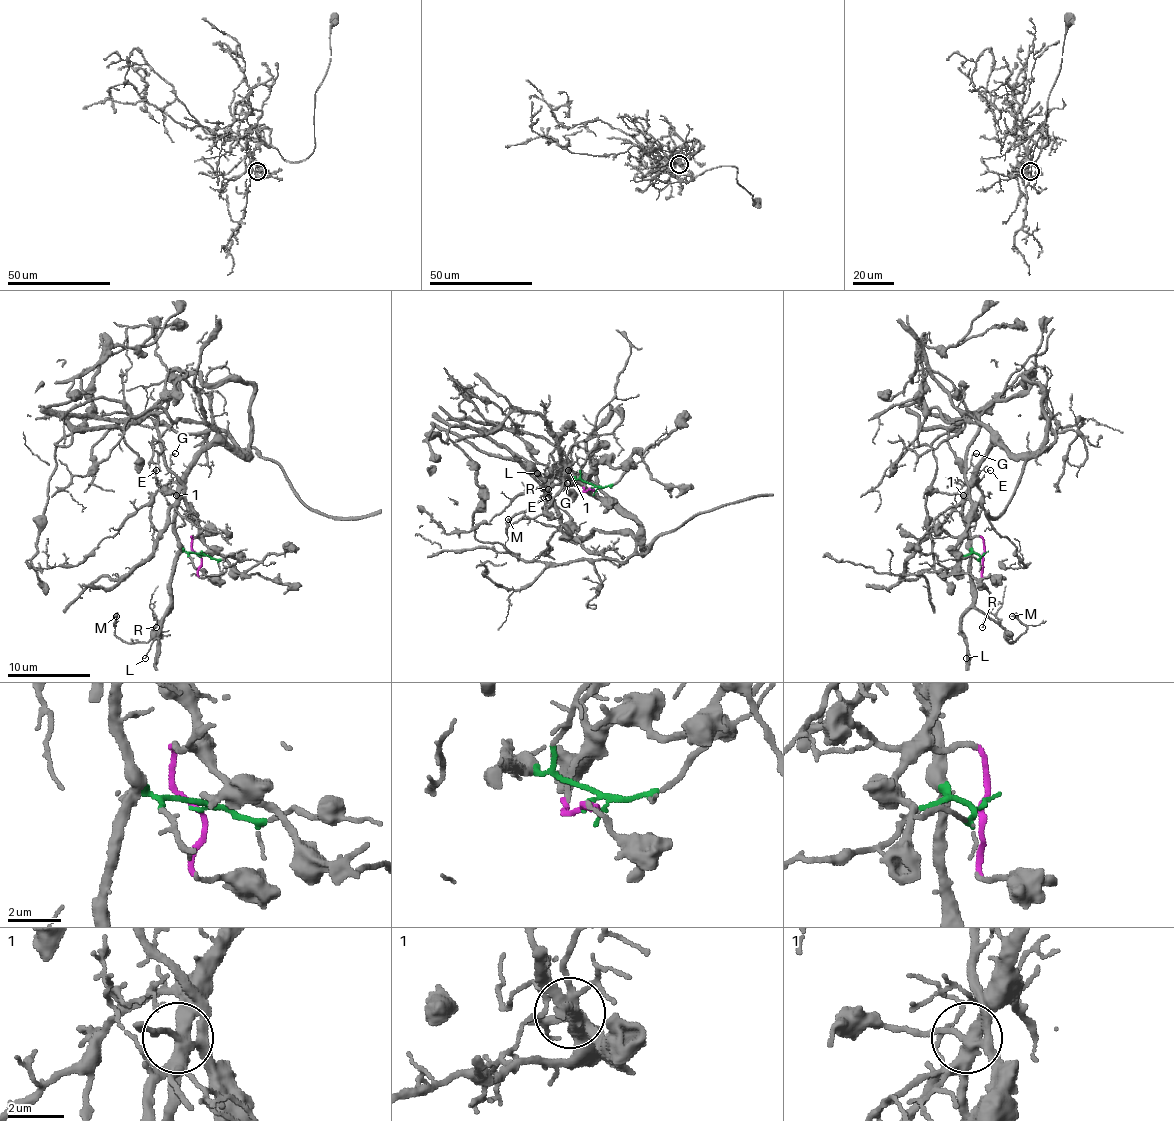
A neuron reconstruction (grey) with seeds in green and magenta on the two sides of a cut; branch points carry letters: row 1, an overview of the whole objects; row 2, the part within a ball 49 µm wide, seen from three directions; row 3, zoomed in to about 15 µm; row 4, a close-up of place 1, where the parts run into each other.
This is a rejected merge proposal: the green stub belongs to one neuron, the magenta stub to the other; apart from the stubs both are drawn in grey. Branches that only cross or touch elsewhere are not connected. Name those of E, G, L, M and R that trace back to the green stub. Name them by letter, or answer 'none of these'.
E, L, M, R

